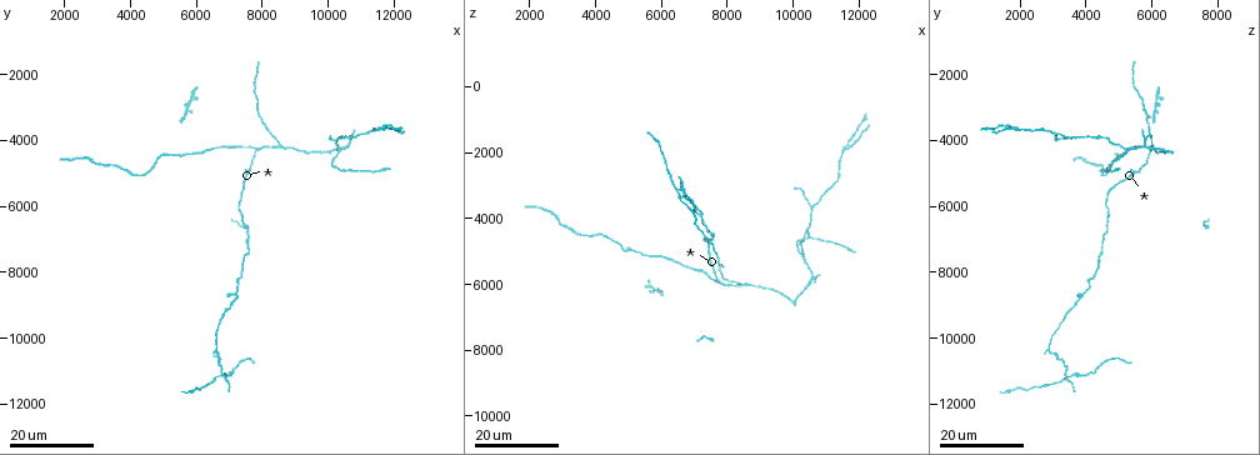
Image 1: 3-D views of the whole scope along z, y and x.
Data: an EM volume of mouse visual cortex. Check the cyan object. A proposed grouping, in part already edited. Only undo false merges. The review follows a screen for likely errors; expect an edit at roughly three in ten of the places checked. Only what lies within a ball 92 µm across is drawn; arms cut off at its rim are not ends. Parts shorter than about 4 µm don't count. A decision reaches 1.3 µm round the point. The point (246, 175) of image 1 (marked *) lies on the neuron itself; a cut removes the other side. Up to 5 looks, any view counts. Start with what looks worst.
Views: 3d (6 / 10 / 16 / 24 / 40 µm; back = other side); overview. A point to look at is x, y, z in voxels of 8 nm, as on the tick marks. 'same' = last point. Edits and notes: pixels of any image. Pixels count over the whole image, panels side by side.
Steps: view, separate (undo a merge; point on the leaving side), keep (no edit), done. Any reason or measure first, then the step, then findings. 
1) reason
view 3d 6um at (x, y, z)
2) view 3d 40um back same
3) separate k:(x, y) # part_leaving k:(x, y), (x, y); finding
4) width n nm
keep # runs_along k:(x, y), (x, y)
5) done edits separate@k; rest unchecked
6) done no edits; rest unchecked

view 3d 24um at (8600, 4200, 6000)

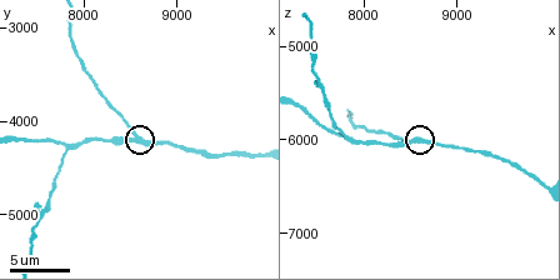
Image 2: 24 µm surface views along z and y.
closer look
view 3d 10um at (8600, 4150, 6000)

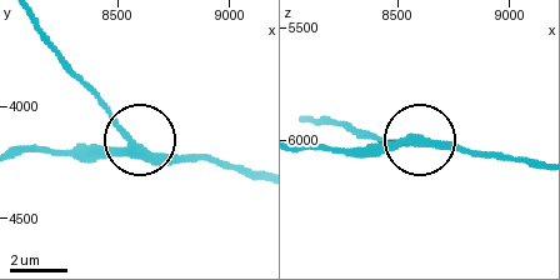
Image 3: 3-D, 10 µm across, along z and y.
arms 3
keep # runs_along 3:(305, 146), (391, 146), (415, 140), (358, 140); one neuron here

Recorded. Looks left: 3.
arms part here
view 3d 24um at (6800, 11100, 3300)

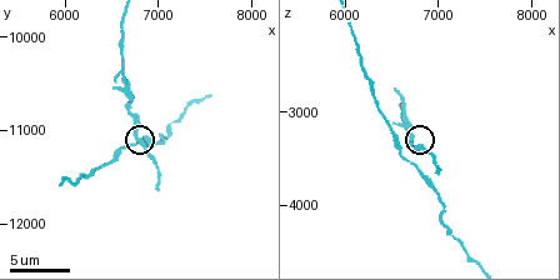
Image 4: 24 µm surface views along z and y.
view 3d 10um at (6750, 11050, 3400)

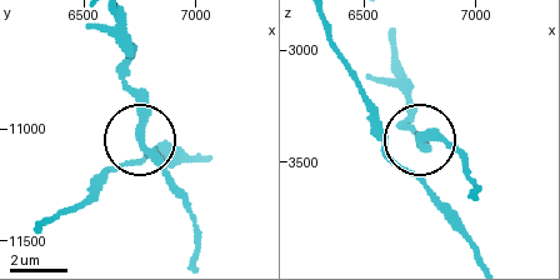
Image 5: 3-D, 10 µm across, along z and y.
view 3d 10um back at (6760, 11080, 3380)

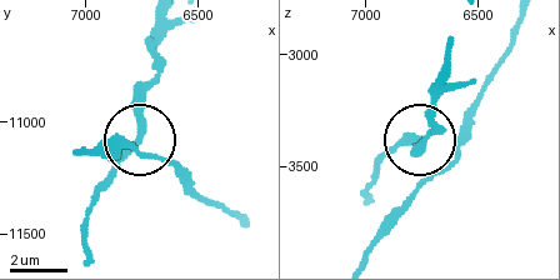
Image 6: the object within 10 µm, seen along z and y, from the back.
arms 3
keep # all the same neuron

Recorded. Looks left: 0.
done no edits; rest unchecked

